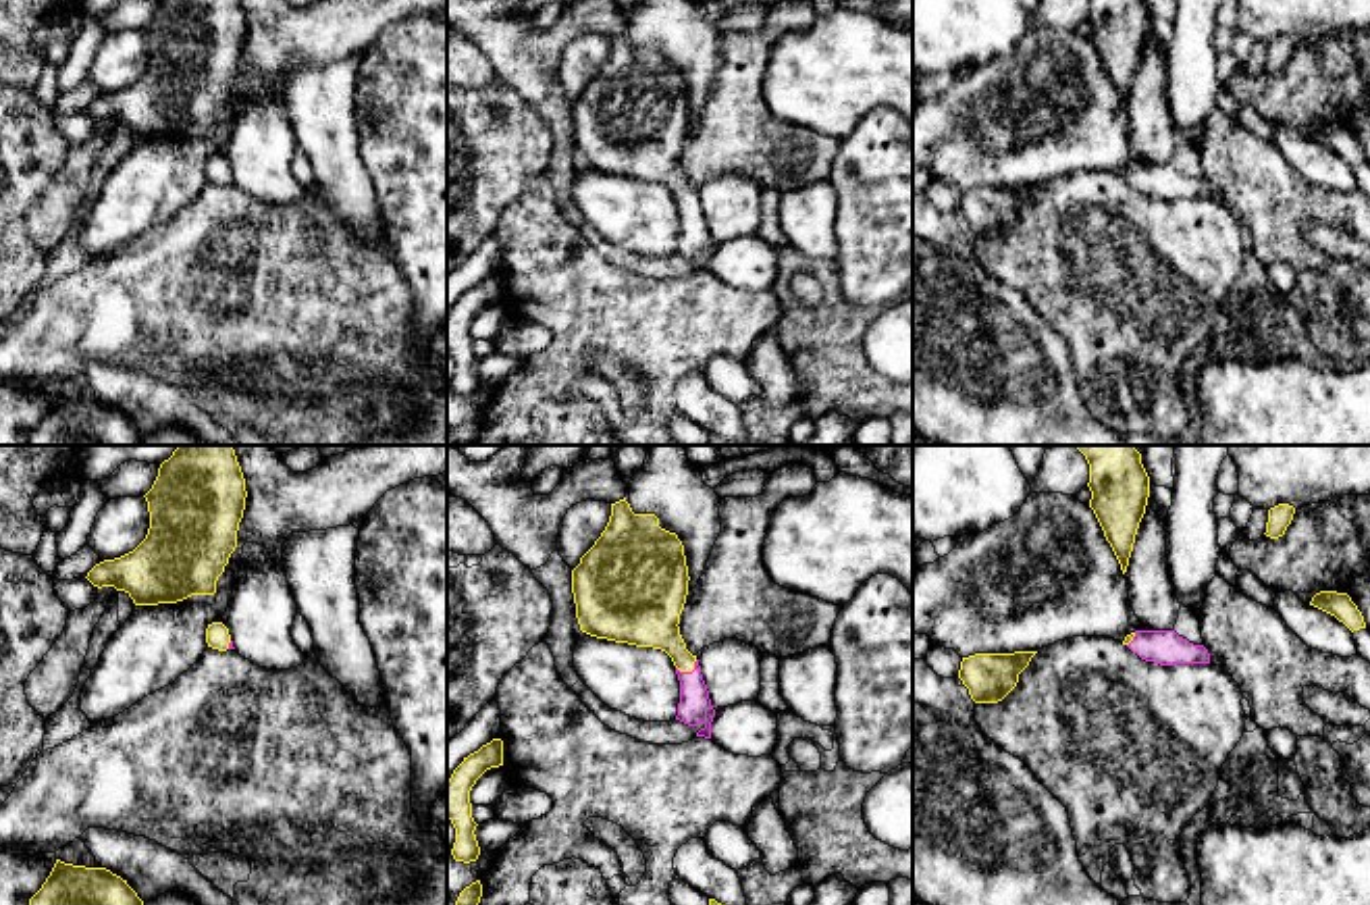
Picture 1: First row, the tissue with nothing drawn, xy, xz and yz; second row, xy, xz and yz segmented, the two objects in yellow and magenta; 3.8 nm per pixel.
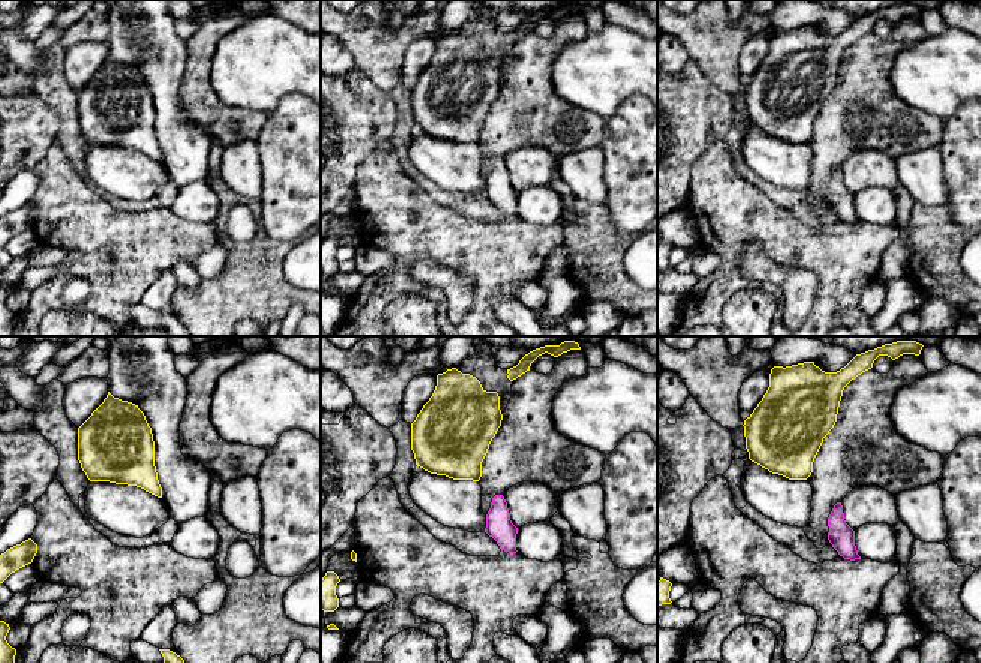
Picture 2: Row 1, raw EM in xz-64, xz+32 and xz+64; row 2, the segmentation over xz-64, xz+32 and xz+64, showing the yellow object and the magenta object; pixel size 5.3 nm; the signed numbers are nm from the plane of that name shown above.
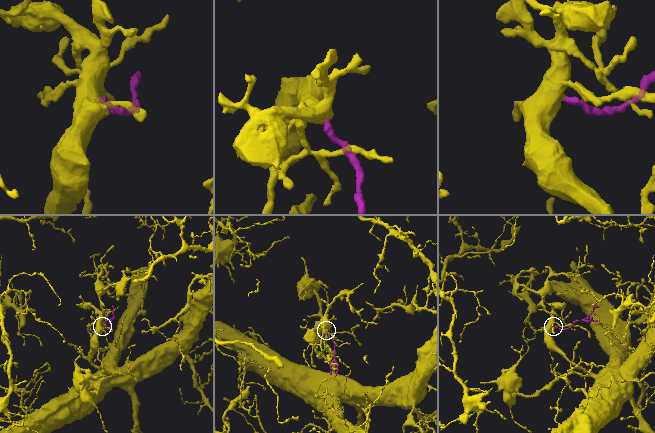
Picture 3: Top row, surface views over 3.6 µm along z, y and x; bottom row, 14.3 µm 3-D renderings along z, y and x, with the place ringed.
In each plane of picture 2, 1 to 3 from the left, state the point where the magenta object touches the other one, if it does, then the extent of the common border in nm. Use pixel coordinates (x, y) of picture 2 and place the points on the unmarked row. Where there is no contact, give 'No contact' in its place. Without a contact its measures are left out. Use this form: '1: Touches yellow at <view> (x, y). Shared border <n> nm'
1: No contact
2: No contact
3: No contact

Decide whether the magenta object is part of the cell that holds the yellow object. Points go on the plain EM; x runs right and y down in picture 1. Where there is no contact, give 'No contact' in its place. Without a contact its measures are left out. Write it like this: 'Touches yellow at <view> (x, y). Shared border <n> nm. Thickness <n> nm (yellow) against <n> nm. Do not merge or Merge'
Touches yellow at xz (689, 204). Shared border 90 nm. Thickness 220 nm (yellow) against 130 nm. Merge

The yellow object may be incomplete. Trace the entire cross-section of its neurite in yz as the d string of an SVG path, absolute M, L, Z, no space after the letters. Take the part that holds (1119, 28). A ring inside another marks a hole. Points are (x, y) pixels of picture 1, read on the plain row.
M1089 0L1094 44L1123 108L1127 106L1139 56L1150 31L1150 10L1143 0Z

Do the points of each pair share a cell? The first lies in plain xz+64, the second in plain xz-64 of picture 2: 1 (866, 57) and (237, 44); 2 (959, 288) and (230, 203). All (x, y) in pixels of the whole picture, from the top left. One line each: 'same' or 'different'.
1: different
2: same

